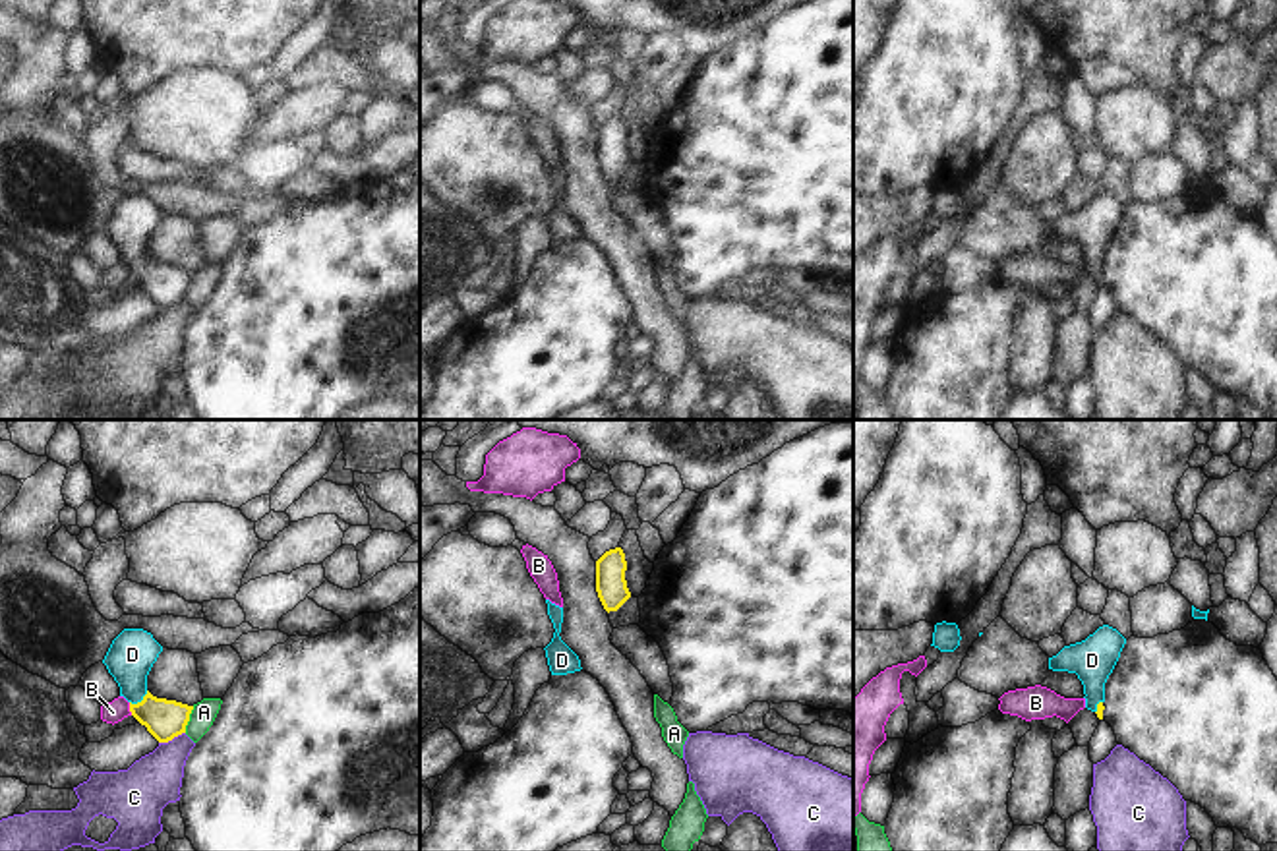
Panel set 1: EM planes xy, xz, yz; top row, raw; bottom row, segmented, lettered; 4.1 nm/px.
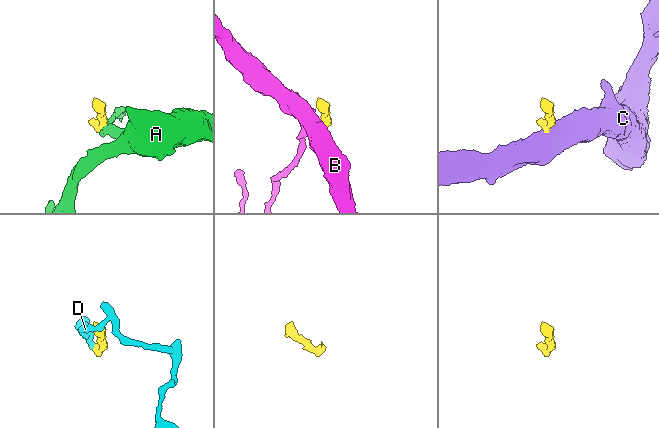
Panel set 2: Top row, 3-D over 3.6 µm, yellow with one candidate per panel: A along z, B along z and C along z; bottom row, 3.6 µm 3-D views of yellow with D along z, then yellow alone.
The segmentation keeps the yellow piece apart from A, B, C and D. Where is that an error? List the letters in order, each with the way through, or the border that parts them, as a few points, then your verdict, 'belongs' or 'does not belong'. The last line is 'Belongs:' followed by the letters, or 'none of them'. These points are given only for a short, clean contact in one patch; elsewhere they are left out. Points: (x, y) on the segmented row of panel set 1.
A: border along xy (194, 706), (184, 732); does not belong
B: border along xy (128, 703), (132, 714); does not belong
C: border along xy (184, 732), (159, 743); does not belong
D: runs through xy (165, 720), (142, 701), (132, 683), (132, 654); belongs
Belongs: D

